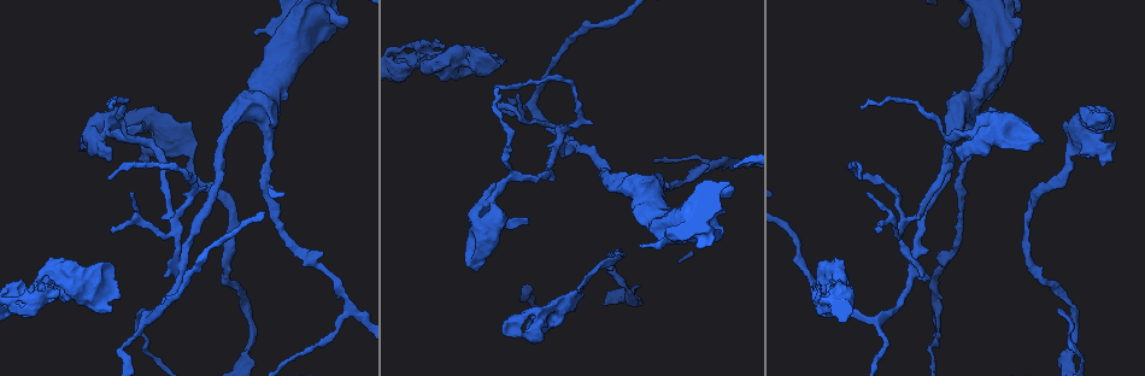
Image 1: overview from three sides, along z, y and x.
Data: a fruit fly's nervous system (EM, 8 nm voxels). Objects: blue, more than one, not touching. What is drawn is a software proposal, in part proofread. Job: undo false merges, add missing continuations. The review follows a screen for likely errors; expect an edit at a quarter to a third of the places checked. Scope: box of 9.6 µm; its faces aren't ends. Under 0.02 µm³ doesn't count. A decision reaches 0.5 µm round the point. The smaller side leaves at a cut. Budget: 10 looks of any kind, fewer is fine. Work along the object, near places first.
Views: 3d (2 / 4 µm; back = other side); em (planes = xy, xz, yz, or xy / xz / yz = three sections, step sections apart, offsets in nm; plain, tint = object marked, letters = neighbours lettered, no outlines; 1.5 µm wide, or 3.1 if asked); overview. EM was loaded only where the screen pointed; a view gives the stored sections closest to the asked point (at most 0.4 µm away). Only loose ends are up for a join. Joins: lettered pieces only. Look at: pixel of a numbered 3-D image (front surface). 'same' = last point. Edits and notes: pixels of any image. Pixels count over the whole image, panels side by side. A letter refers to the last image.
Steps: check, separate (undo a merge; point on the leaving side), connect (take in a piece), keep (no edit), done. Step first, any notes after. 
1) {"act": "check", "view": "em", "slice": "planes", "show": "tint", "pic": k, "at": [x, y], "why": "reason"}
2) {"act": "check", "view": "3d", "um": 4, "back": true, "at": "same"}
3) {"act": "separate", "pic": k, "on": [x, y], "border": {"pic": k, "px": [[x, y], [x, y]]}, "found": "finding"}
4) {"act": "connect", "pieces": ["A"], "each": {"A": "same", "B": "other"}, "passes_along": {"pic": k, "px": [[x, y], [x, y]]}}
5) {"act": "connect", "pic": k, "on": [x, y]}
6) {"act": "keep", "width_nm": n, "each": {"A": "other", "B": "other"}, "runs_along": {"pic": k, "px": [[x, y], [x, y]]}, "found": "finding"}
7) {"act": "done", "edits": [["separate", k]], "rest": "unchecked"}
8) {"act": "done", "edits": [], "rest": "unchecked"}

{"act": "check", "view": "em", "slice": "planes", "show": "letters", "pic": 1, "at": [1101, 128], "why": "an open end"}

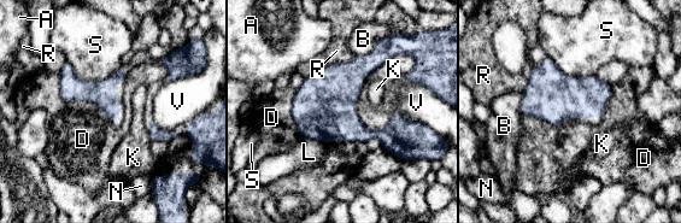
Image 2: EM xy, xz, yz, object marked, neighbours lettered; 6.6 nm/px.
{"act": "keep", "each": {"A": "other", "B": "other", "D": "other", "K": "other", "L": "other", "N": "other", "R": "other", "S": "other", "V": "other"}, "runs_along": {"pic": 2, "px": [[66, 66], [116, 117]]}, "found": "none of them fits"}

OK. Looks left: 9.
{"act": "check", "view": "em", "slice": "planes", "show": "letters", "pic": 1, "at": [493, 59], "why": "an open end"}

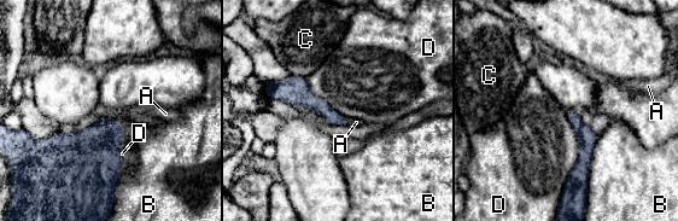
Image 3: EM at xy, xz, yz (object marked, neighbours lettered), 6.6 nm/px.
{"act": "keep", "longest_contact_nm": ["D", 600], "each": {"A": "other", "B": "other", "C": "other", "D": "other"}, "runs_along": {"pic": 3, "px": [[269, 85], [294, 91], [344, 121]]}, "found": "none of them fits"}

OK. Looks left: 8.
{"act": "check", "view": "3d", "um": 4, "pic": 1, "at": [511, 113], "why": "abrupt turn"}

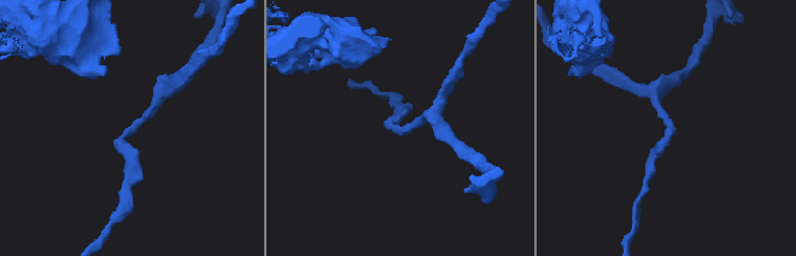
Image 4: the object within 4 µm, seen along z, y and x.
{"act": "check", "view": "em", "slice": "planes", "show": "tint", "pic": 4, "at": [669, 133], "why": "need the tissue"}

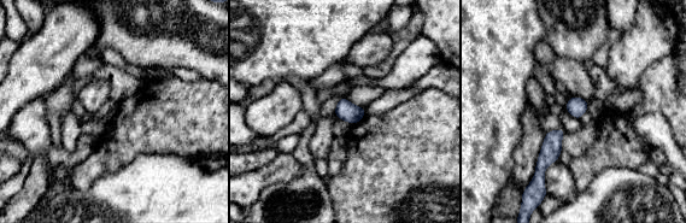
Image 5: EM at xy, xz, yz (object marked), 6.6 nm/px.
{"act": "check", "view": "em", "slice": "planes", "show": "letters", "at": "same"}

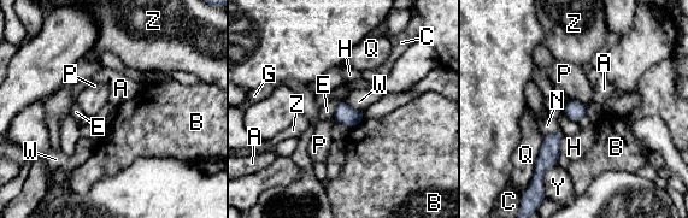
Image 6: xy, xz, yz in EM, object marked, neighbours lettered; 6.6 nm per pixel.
{"act": "keep", "width_nm": 130, "each": {"A": "other", "B": "other", "C": "other", "E": "other", "G": "other", "H": "other", "N": "other", "P": "other", "Q": "other", "W": "other", "Y": "other", "Z": "other"}, "border": {"pic": 6, "px": [[562, 131], [547, 134], [544, 137]]}, "found": "one neuron here"}

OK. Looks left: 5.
{"act": "check", "view": "3d", "um": 2, "pic": 1, "at": [112, 108], "why": "tapers out"}

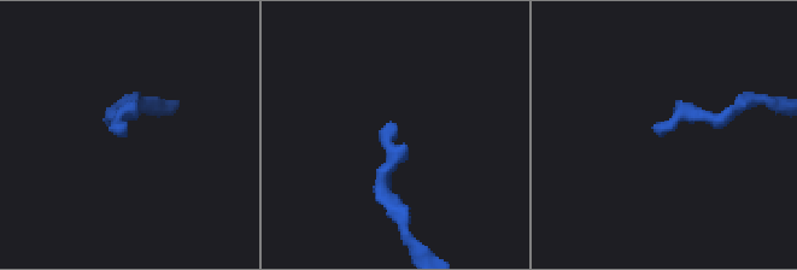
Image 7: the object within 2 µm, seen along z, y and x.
{"act": "check", "view": "em", "slice": "planes", "show": "letters", "pic": 7, "at": [395, 129], "why": "shape alone is not enough"}

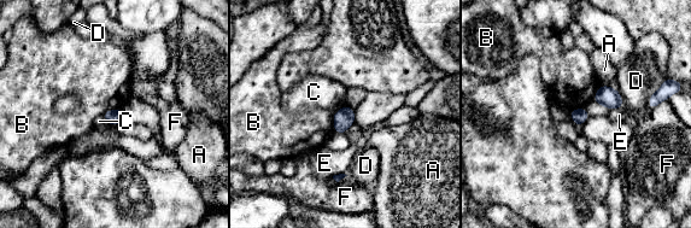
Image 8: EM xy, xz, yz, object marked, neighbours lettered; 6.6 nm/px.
{"act": "keep", "longest_contact_nm": ["E", 200], "each": {"A": "other", "B": "other", "C": "other", "D": "other", "E": "other", "F": "other"}, "border": {"pic": 8, "px": [[121, 107], [106, 110], [101, 115]]}, "found": "no lettered piece goes on from it"}

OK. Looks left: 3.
{"act": "done", "edits": [], "rest": "unchecked"}

